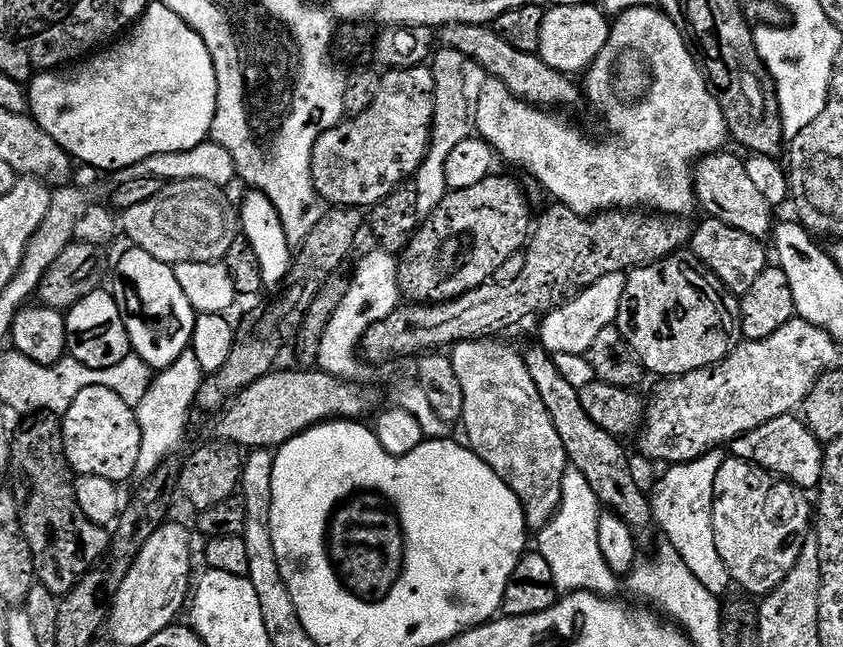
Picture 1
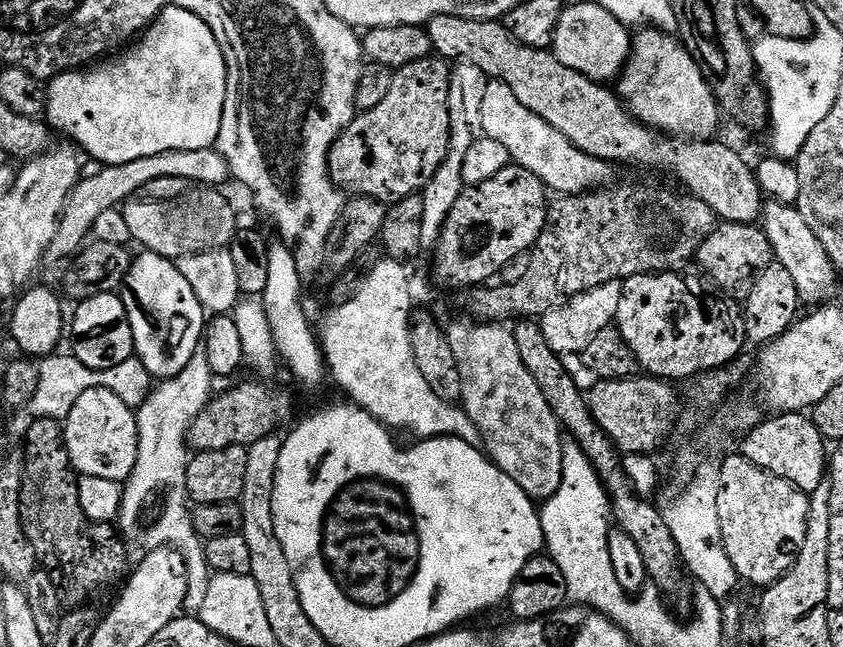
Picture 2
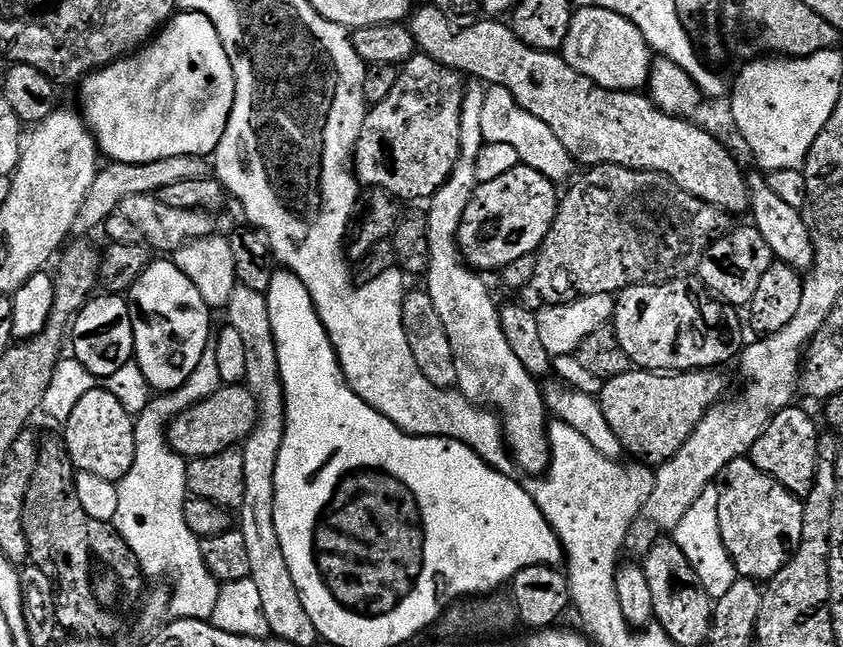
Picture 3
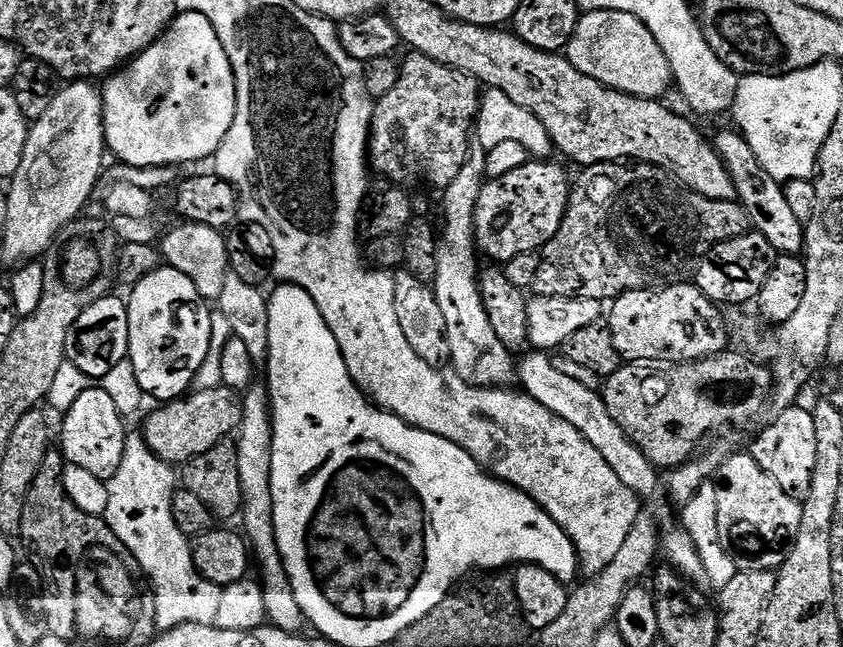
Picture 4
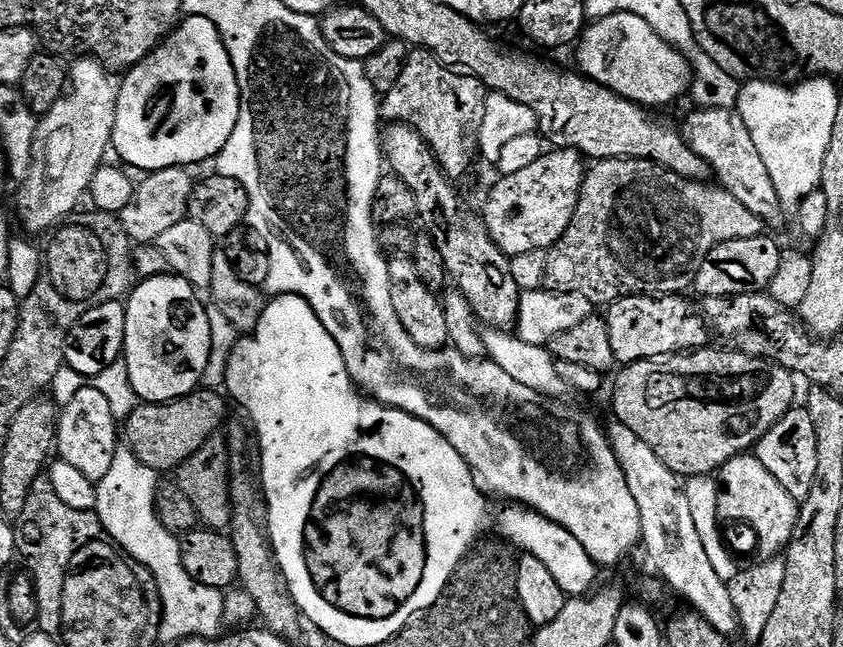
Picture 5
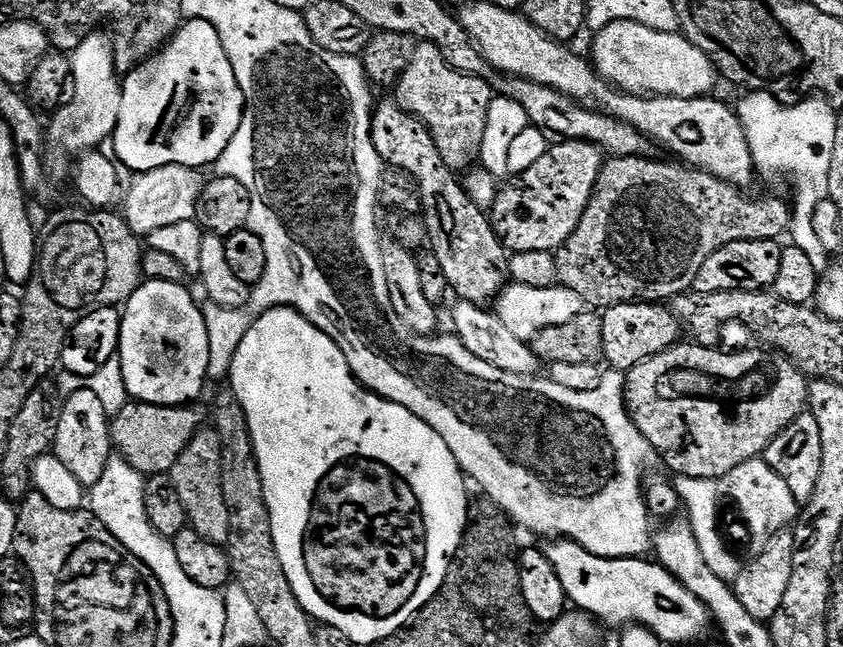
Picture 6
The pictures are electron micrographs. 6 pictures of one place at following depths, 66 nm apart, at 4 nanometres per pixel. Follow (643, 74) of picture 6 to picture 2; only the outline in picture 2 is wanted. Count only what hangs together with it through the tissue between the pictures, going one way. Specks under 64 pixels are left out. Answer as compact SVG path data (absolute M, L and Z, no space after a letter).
M595 2L569 3L558 22L558 30L552 39L550 51L553 56L558 58L558 62L562 62L562 66L570 66L570 70L578 70L578 74L588 76L597 82L612 82L623 73L624 66L632 54L633 37L630 32L628 36L628 32L629 29L618 18L614 18L614 14L610 14L610 10L602 10L602 6L598 6Z

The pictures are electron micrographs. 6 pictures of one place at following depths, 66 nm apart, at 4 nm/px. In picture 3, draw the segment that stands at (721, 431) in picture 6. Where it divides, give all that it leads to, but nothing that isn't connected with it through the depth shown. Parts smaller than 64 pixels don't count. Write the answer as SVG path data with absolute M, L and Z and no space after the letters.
M630 370L603 381L598 393L600 409L629 457L644 456L646 463L659 466L682 450L709 408L720 403L725 395L722 373Z

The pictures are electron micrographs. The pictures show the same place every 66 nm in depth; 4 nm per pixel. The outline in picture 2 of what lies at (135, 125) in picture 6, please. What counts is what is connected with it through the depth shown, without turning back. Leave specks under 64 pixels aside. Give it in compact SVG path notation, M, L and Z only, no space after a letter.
M165 6L155 23L139 37L136 46L133 52L125 51L120 54L125 56L112 58L117 60L109 59L87 70L61 72L55 76L46 88L47 123L55 131L57 128L60 132L66 132L81 153L88 155L89 152L100 166L125 164L174 150L213 147L219 141L220 127L224 121L228 67L210 26L206 26L206 22L190 10Z

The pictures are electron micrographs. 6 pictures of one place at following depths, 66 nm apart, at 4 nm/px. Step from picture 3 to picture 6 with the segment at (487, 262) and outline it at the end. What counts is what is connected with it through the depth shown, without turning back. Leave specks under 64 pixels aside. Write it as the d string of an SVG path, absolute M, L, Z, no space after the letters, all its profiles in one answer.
M565 140L553 143L530 170L519 173L515 178L509 179L508 185L501 187L496 193L496 201L490 210L492 229L508 249L509 253L525 252L526 250L546 250L555 252L563 246L566 238L574 234L586 206L590 202L592 192L600 177L600 169L606 163L605 153L601 152L596 144L588 140Z

